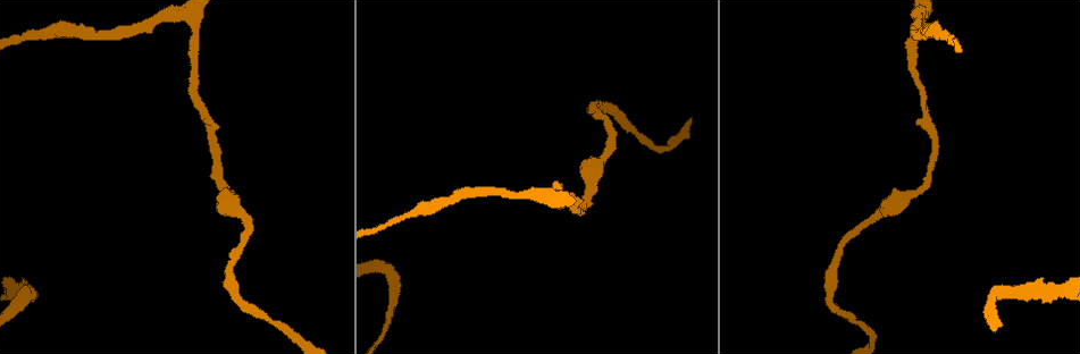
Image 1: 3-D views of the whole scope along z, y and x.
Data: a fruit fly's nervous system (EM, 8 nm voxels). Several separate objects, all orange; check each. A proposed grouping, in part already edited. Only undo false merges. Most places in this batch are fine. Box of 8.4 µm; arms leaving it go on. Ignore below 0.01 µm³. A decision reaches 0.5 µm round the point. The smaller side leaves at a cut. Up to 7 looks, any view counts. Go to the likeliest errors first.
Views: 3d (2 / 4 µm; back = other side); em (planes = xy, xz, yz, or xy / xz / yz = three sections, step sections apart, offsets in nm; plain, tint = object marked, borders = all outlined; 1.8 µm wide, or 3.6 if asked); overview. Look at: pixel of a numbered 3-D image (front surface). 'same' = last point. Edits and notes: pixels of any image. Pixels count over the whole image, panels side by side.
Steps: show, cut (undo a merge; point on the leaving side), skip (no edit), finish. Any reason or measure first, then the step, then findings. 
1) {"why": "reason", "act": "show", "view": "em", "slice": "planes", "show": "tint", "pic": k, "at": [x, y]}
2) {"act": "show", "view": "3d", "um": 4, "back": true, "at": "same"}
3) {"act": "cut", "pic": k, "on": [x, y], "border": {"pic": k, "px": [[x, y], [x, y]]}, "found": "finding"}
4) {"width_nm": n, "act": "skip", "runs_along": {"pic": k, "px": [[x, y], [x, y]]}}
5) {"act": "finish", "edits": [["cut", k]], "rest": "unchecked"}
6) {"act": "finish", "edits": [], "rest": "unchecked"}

{"why": "abrupt turn", "act": "show", "view": "em", "slice": "xz", "step": 16, "show": "tint", "pic": 1, "at": [186, 16]}

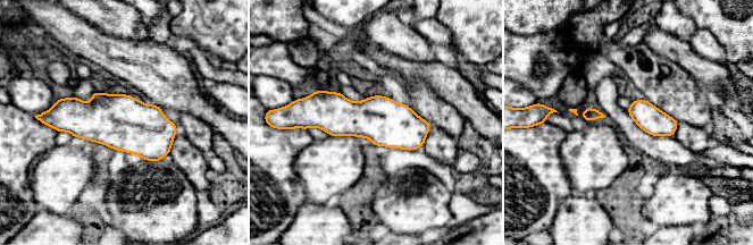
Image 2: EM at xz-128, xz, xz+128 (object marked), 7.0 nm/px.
{"act": "show", "view": "em", "slice": "planes", "show": "borders", "at": "same"}

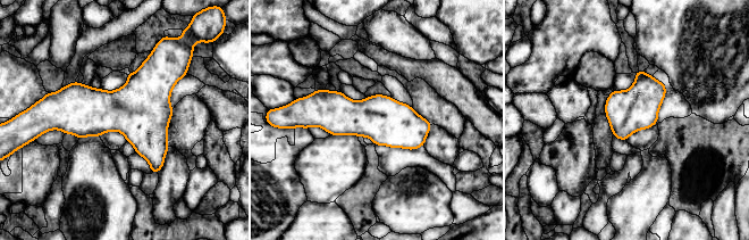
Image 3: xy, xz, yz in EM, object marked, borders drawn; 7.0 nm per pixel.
{"act": "skip", "runs_along": {"pic": 3, "px": [[309, 113], [427, 127]]}, "found": "one cell here"}

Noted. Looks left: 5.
{"why": "thick turns thin", "act": "show", "view": "3d", "um": 4, "pic": 1, "at": [241, 214]}

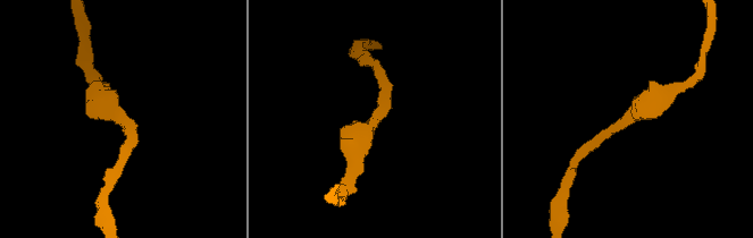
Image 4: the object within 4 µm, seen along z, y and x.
{"arm_widths_nm": [180, 280], "why": "shape alone is not enough", "act": "show", "view": "em", "slice": "planes", "show": "tint", "pic": 4, "at": [635, 116]}

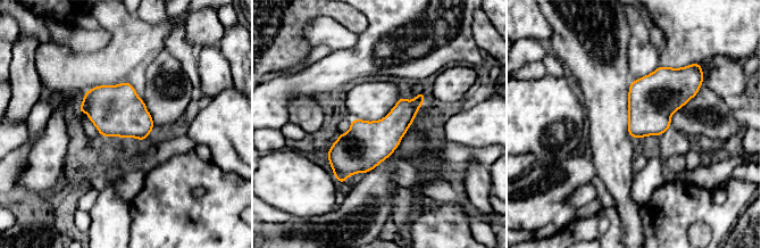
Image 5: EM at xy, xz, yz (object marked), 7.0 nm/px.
{"act": "skip", "found": "all the same cell"}

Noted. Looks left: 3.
{"why": "thick turns thin", "act": "show", "view": "em", "um": 3.6, "slice": "yz", "step": 4, "show": "tint", "pic": 1, "at": [45, 32]}

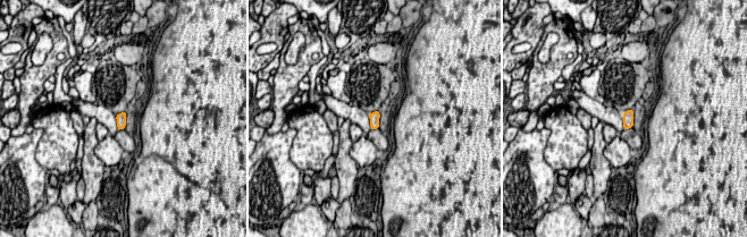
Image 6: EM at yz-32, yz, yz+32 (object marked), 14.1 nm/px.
{"act": "skip", "found": "continuous, no second cell"}

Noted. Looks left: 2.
{"act": "finish", "edits": [], "rest": "unchecked"}

